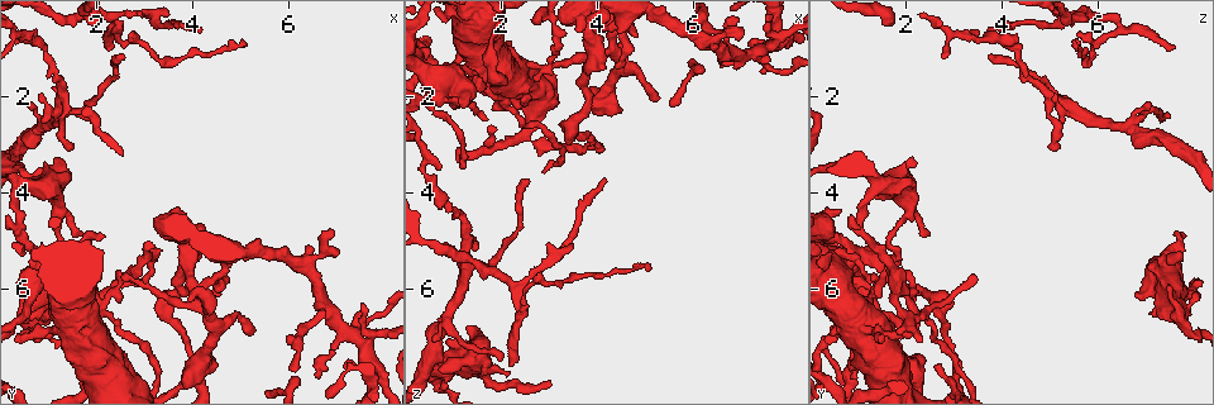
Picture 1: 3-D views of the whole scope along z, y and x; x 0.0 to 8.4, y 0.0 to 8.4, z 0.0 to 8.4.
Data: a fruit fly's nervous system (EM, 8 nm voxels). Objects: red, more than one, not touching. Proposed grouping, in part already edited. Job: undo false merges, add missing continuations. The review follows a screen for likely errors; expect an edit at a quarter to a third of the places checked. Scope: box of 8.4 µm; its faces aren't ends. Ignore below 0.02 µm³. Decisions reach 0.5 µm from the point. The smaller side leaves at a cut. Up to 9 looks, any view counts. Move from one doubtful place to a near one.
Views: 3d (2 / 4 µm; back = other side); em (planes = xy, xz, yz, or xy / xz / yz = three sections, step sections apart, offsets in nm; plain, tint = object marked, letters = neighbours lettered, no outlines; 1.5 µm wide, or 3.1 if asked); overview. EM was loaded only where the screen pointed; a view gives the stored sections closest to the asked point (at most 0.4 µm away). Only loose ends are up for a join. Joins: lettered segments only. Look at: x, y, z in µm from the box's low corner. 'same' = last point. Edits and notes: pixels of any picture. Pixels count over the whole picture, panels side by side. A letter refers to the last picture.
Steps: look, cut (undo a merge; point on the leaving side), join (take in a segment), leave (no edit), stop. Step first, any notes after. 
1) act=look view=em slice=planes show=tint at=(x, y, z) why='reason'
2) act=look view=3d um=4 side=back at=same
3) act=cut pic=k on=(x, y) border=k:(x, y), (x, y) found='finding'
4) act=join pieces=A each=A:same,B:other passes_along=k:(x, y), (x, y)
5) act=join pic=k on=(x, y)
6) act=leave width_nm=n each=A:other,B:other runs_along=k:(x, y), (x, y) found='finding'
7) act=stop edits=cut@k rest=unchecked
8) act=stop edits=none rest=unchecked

act=look view=3d um=2 at=(0.70, 0.65, 3.55) why='tapers out'

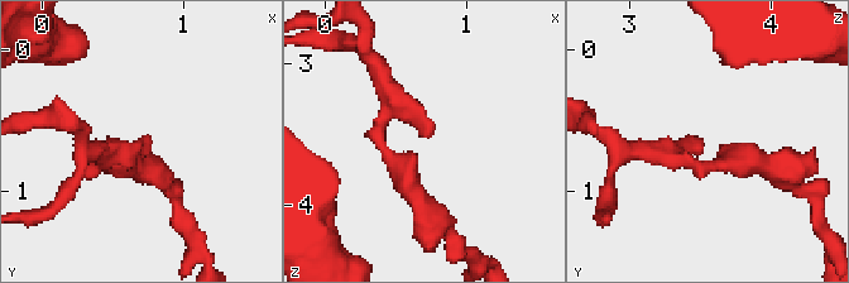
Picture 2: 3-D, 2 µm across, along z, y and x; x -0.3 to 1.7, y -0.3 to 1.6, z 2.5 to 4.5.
act=look view=em slice=planes show=letters at=(0.74, 0.64, 3.52)

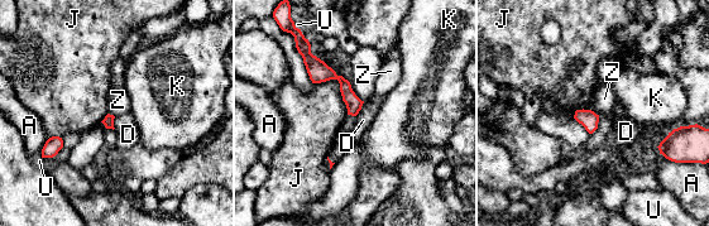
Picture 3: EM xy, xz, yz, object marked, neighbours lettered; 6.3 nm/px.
act=leave each=A:other,D:other,J:other,K:other,U:other,Z:other border=3:(590, 109), (598, 115) found='no lettered segment goes on from it'

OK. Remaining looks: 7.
act=look view=em slice=planes show=letters at=(2.55, 1.25, 3.75) why='long arm stops here'

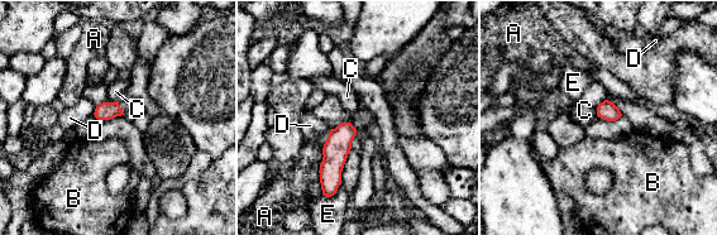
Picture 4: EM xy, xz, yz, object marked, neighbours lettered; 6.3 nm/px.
act=leave width_nm=110 longest_contact=E:140nm each=A:other,B:other,C:other,D:other,E:other found='none of them fits'

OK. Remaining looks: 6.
act=look view=3d um=2 at=(2.20, 1.00, 7.60) why='an open end'

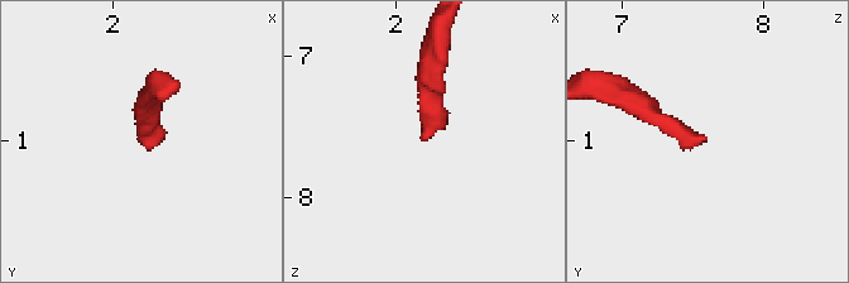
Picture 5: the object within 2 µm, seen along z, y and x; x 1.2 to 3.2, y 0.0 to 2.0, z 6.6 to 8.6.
act=look view=em slice=planes show=tint at=(2.20, 0.96, 7.62)

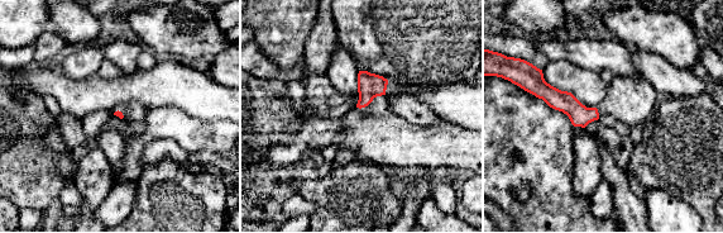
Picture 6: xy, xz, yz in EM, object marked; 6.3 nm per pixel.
act=look view=em slice=planes show=letters at=same why='what lies round it'

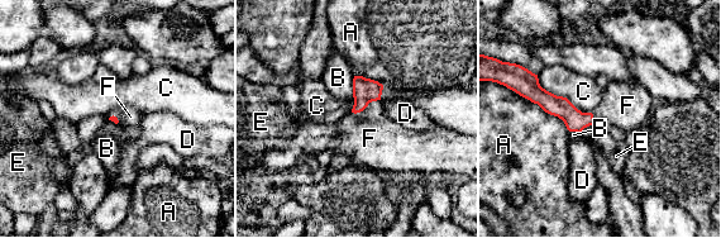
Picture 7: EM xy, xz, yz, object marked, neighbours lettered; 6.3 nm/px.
act=join pieces=F each=A:other,B:other,C:other,D:other,E:other,F:same found='it goes on there'

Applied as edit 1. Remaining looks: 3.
act=look view=3d um=4 at=(0.60, 2.15, 7.05) why='an open end'

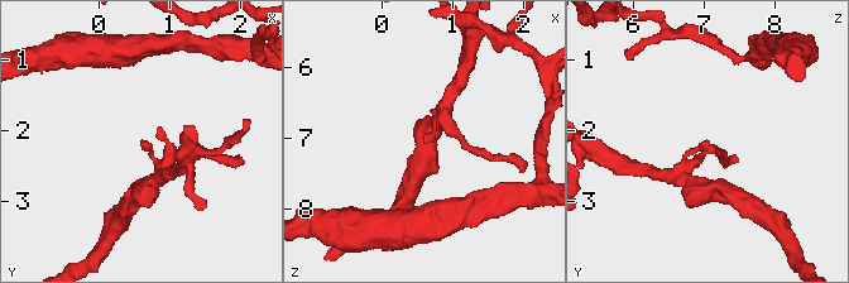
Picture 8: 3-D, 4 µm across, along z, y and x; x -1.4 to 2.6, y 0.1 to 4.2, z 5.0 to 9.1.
act=look view=em slice=planes show=letters at=(0.65, 2.15, 7.05)

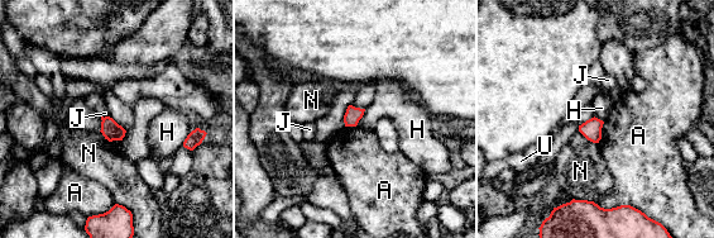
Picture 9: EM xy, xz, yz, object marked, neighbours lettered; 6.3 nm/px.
act=leave longest_contact=H:150nm each=A:other,H:other,J:other,N:other,U:other border=9:(196, 127), (182, 144) found='none of them fits'

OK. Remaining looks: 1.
act=stop edits=join@7 rest=unchecked

